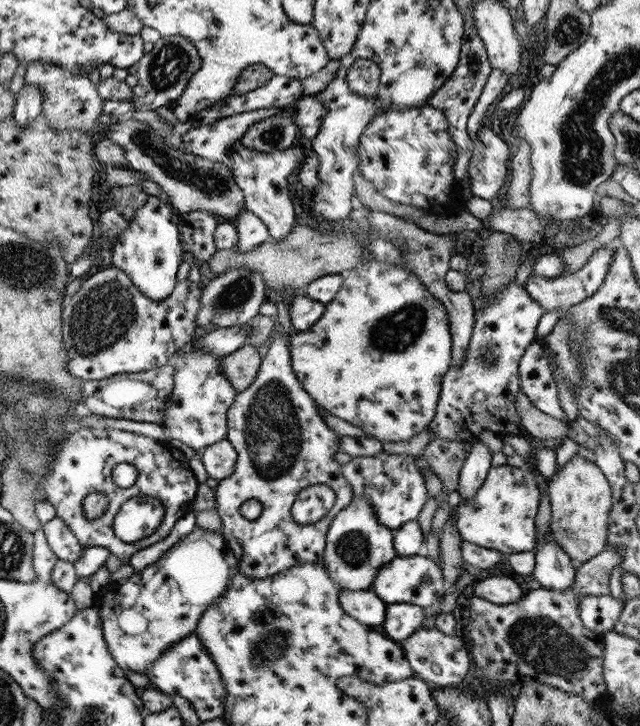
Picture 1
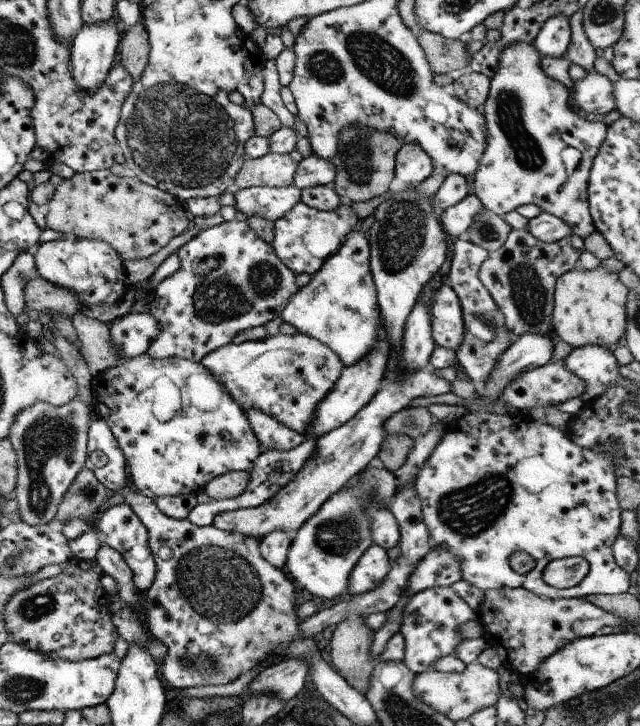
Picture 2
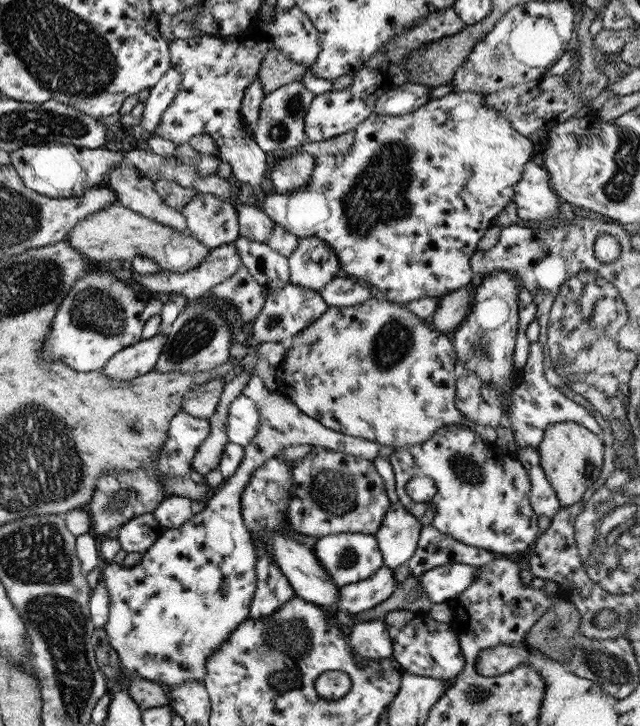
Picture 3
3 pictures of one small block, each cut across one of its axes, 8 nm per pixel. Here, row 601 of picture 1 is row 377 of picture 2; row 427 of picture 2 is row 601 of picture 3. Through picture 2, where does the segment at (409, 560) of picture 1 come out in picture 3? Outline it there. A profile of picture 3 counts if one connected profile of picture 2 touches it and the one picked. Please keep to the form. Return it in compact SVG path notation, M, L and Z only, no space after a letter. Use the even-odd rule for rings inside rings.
M379 567L365 579L340 586L339 600L335 605L340 611L355 615L387 600L395 587L392 569Z

